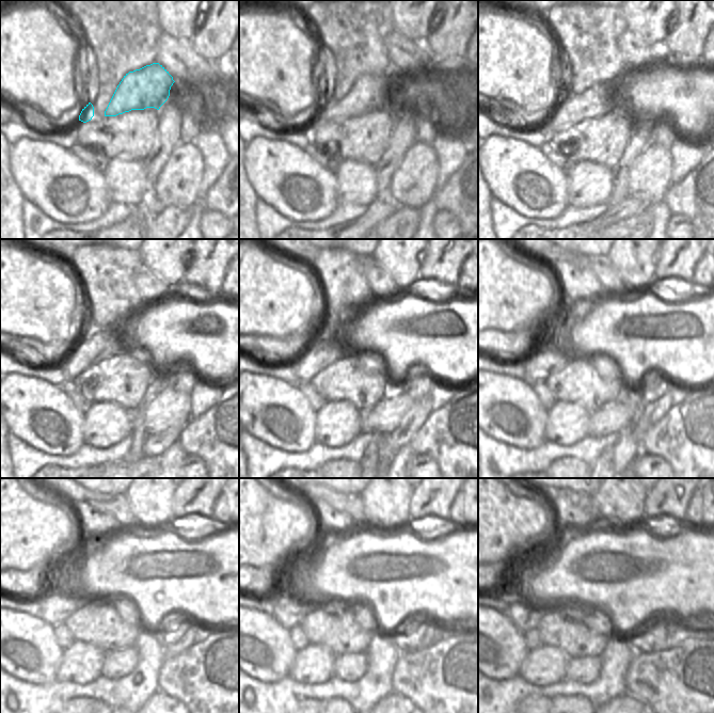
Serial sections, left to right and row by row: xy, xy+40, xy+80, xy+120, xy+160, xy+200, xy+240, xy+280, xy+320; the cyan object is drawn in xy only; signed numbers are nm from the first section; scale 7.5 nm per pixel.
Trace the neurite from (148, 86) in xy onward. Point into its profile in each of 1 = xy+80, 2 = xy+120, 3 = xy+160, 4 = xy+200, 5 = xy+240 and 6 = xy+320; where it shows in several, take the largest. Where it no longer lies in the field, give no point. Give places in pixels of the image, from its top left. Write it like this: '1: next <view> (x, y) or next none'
1: next xy+80 (571, 109)
2: next xy+120 (97, 345)
3: next xy+160 (307, 363)
4: next xy+200 (545, 361)
5: next xy+240 (56, 607)
6: next xy+320 (525, 617)

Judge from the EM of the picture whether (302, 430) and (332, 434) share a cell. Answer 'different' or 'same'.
different

